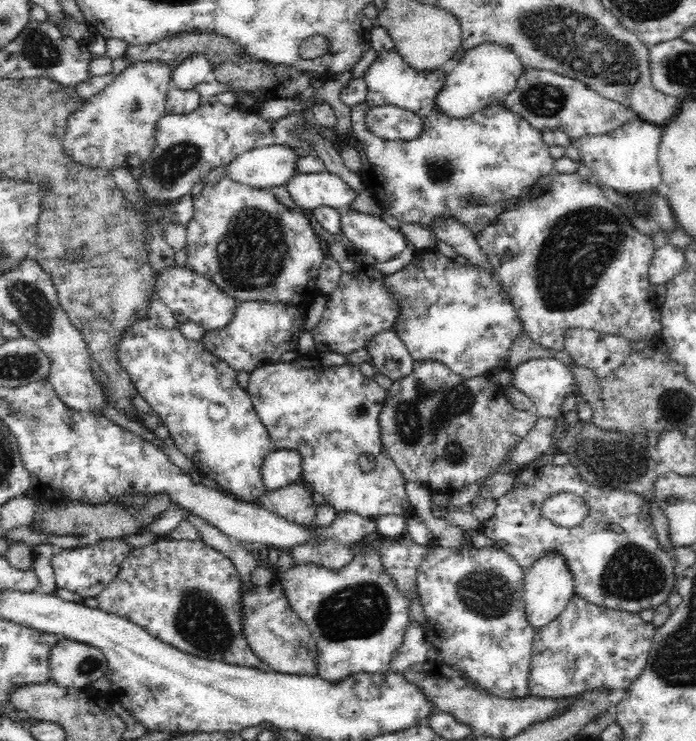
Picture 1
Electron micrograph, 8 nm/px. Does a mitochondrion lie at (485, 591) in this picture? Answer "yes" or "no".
yes

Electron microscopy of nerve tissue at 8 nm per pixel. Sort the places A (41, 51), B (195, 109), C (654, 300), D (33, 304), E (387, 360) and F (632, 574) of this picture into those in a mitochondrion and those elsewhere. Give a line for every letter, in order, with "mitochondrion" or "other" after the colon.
A: mitochondrion
B: other
C: other
D: mitochondrion
E: other
F: mitochondrion

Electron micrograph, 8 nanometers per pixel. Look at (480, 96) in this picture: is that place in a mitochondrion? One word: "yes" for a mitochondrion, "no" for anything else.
no

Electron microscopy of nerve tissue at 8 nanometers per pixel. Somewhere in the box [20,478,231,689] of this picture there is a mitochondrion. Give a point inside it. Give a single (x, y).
(88, 666)

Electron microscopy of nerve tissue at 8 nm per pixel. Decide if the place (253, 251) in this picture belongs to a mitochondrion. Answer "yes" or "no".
yes

